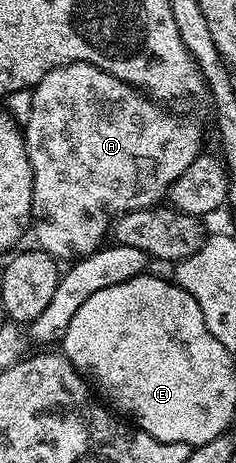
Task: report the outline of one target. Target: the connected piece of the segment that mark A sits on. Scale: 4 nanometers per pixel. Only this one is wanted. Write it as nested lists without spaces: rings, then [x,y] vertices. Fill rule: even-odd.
[[[84,61],[49,71],[31,93],[32,110],[23,129],[23,141],[33,167],[34,244],[60,263],[71,263],[102,249],[115,218],[122,213],[158,206],[162,202],[159,200],[168,196],[181,171],[185,171],[204,148],[197,126],[174,117],[160,102],[152,101],[129,83]]]

